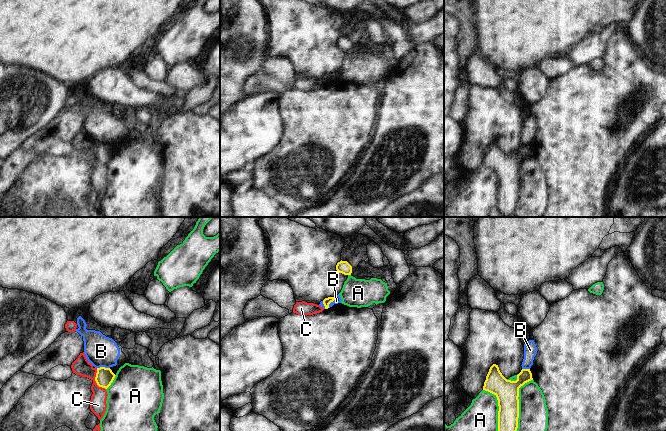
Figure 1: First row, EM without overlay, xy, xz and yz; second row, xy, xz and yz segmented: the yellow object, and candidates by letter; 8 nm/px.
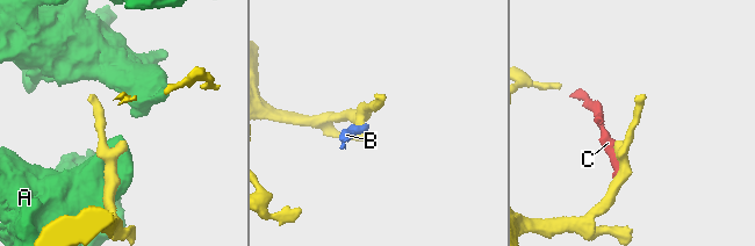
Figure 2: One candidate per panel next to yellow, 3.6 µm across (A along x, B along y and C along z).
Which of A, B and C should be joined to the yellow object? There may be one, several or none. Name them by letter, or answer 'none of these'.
none of these

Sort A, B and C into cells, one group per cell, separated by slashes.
A / B / C

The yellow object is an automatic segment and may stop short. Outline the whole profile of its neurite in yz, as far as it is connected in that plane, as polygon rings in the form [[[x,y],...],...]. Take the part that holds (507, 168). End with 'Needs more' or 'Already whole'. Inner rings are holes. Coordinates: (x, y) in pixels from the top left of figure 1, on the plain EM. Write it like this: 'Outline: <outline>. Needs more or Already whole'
Outline: [[[493,140],[486,152],[483,166],[494,170],[498,176],[498,209],[504,216],[511,215],[518,204],[519,164],[533,156],[530,145],[522,145],[516,157],[507,156]]]. Already whole

